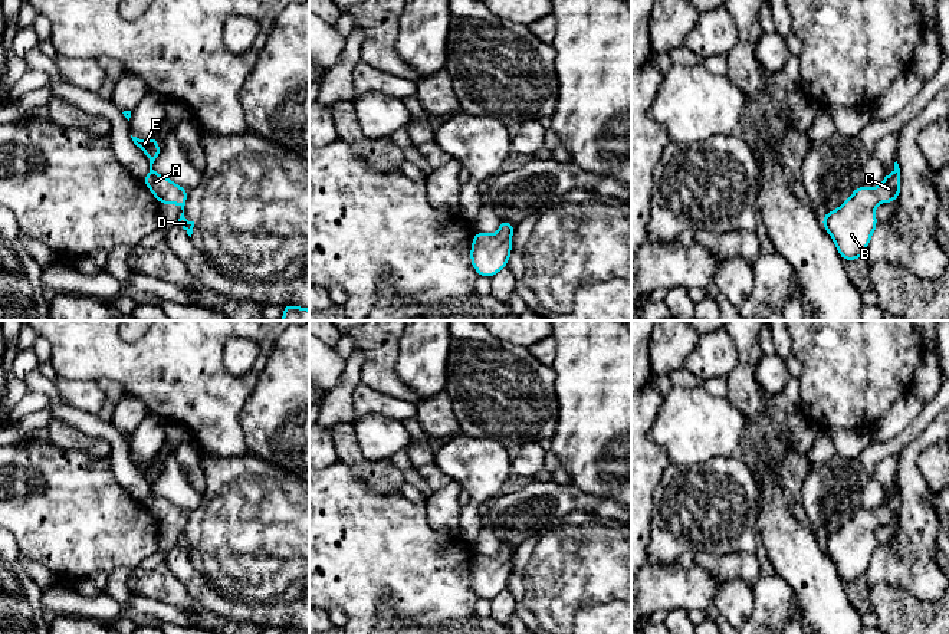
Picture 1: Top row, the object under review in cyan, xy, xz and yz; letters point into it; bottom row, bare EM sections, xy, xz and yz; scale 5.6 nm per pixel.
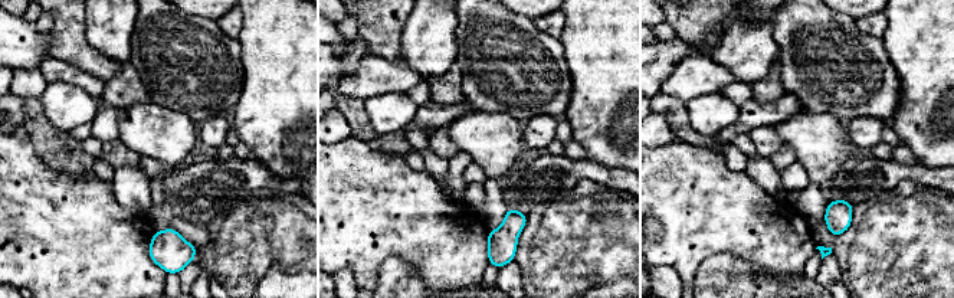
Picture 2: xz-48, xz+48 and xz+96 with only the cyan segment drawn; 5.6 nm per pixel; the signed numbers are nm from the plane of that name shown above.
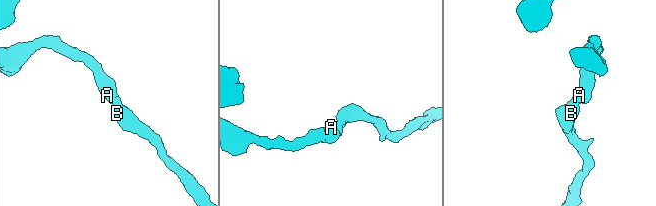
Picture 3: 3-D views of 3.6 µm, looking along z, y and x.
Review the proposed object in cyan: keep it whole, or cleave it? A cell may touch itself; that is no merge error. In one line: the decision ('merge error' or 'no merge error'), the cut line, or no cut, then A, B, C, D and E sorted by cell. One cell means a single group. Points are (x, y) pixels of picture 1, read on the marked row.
no merge error | no cut | A B C D E

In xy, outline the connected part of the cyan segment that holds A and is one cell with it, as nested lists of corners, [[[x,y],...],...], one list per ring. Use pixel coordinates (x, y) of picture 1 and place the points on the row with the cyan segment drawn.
[[[131,135],[131,138],[132,138],[134,144],[137,147],[139,147],[150,160],[150,171],[142,178],[142,181],[150,188],[150,191],[154,194],[154,197],[160,201],[160,204],[180,204],[181,206],[183,213],[178,219],[178,223],[180,223],[181,229],[191,237],[194,221],[188,221],[184,217],[184,206],[187,201],[188,190],[177,185],[170,178],[161,175],[152,170],[152,164],[162,150],[158,147],[155,137],[151,137],[148,139],[139,139],[139,138]]]

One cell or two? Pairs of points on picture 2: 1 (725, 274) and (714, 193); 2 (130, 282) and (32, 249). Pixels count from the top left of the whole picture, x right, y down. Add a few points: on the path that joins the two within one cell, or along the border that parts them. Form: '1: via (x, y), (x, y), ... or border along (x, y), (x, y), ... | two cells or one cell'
1: border along (754, 265), (730, 254), (711, 254), (695, 274) | two cells
2: via (105, 261), (100, 255), (56, 255) | one cell

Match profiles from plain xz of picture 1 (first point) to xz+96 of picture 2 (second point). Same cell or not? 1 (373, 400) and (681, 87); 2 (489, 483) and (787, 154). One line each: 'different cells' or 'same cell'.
1: same cell
2: different cells

